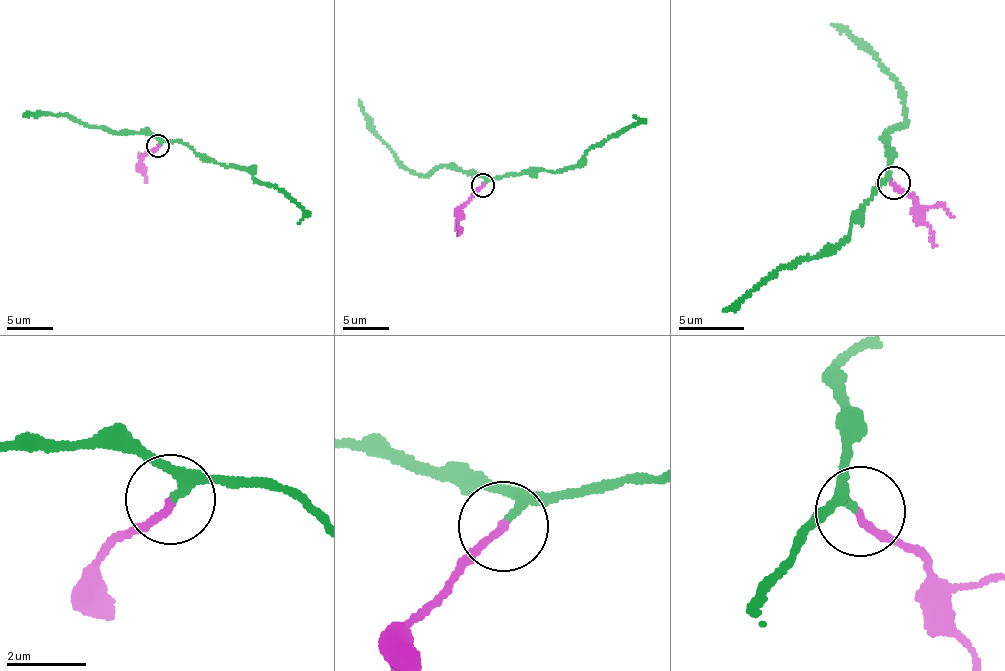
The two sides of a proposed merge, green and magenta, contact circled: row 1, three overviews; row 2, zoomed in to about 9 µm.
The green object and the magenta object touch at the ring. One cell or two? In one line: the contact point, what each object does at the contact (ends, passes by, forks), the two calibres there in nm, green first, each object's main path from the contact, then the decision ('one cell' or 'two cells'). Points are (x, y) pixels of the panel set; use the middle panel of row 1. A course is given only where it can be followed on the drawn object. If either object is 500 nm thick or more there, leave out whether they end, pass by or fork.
(482, 185) | green passes by | magenta ends | 140/180 nm | green via (482, 183), (541, 170), (571, 169), (592, 148), (639, 123), (633, 115) | magenta via (482, 186), (460, 209), (458, 225), (461, 233) | one cell

